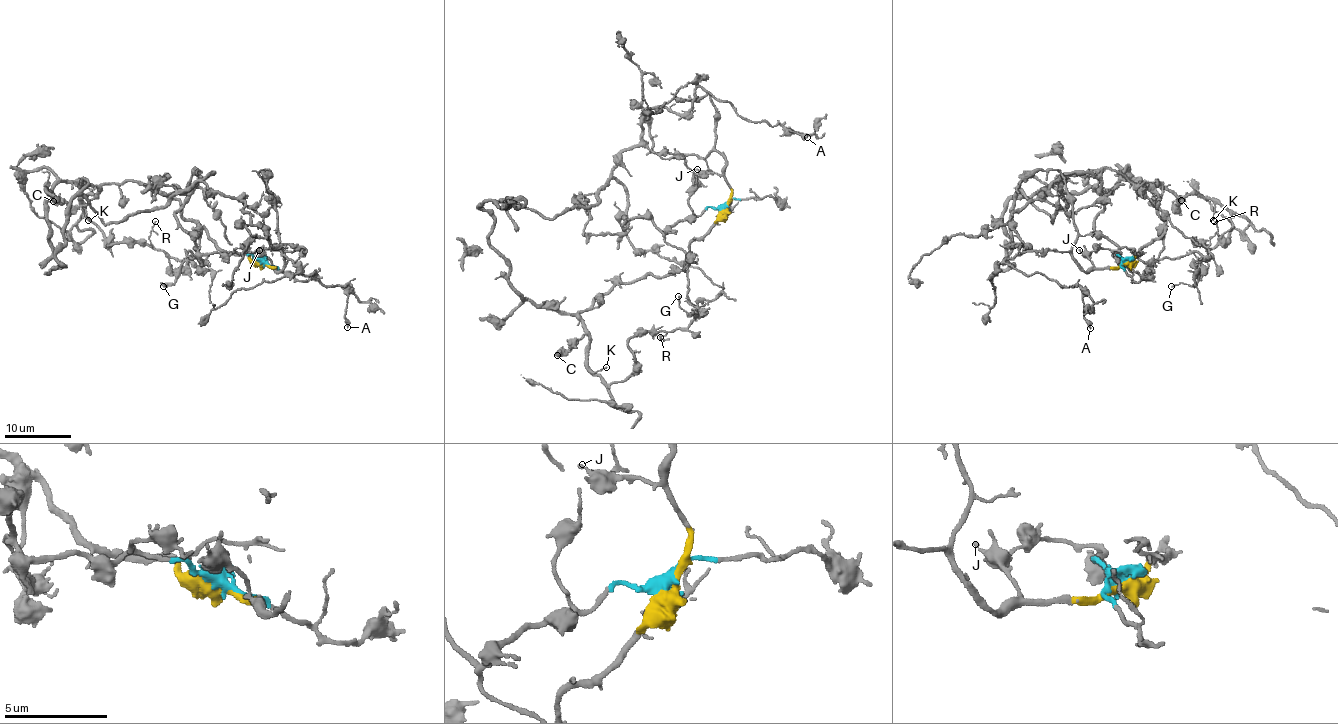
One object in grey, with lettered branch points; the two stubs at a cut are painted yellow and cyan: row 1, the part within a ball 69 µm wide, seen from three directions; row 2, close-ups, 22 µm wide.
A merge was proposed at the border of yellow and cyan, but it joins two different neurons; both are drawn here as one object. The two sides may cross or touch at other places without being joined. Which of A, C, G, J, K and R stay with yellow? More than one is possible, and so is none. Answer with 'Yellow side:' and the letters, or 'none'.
Yellow side: C, G, J, K, R

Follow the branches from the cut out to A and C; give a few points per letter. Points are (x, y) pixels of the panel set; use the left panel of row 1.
A: (262, 262), (198, 251), (184, 229), (175, 213), (207, 173), (301, 273), (348, 285), (347, 328)
C: (264, 262), (217, 246), (187, 220), (181, 204), (141, 182), (103, 184), (83, 205), (53, 202)

